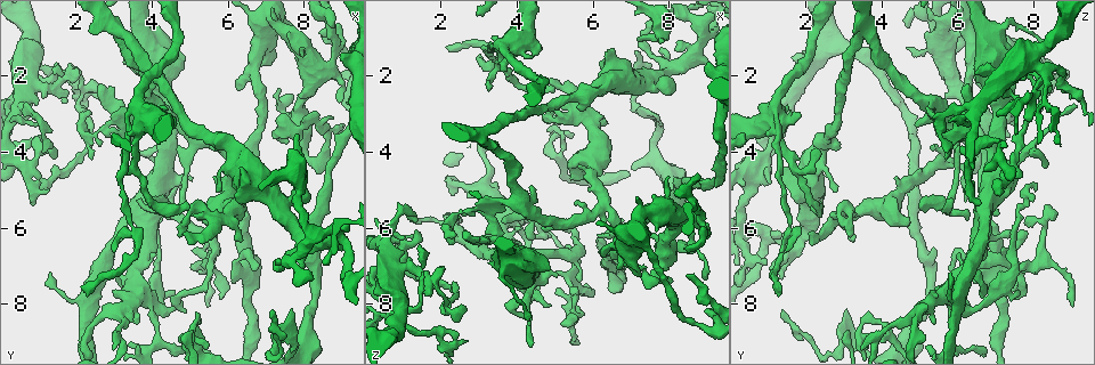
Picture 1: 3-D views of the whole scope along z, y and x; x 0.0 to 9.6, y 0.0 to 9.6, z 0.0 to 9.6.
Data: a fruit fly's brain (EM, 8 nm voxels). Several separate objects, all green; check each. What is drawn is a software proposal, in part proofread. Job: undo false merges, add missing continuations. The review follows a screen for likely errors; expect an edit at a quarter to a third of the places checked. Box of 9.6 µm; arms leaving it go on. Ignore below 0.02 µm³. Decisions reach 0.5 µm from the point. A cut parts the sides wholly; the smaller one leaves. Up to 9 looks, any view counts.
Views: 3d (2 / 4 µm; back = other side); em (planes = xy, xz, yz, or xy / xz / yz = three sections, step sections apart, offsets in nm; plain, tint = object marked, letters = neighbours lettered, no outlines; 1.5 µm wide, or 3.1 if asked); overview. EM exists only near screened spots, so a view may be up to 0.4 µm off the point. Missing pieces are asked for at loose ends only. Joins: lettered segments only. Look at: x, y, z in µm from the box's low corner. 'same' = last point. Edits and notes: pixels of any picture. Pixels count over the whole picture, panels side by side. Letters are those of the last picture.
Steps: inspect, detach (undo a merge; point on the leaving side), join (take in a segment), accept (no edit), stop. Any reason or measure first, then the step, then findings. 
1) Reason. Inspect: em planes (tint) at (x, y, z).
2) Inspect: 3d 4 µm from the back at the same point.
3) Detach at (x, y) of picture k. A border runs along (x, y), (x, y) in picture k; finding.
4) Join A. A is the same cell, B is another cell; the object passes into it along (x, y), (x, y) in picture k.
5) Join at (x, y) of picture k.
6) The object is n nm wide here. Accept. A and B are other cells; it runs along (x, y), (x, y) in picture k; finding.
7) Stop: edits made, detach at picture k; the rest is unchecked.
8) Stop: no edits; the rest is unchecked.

Inspect: 3d 4 µm at (4.60, 3.30, 1.25).

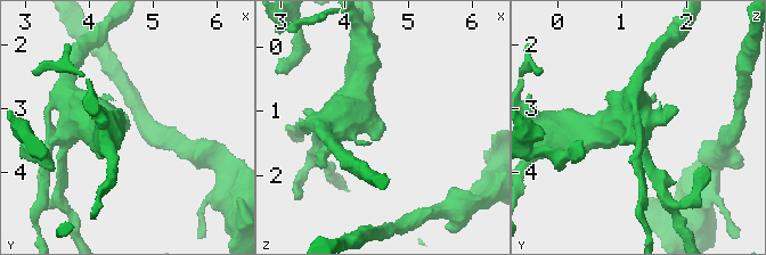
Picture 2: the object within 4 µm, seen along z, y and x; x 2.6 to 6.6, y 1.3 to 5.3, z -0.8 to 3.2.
Shape alone is not enough. Inspect: em planes (letters) at (4.60, 3.30, 1.30).

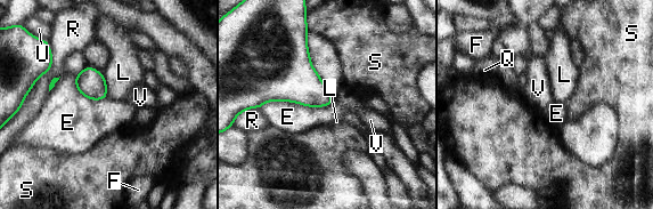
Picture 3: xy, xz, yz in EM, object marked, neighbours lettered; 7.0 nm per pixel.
Accept. E, F, L, Q, R, S, U and V are other cells; no lettered segment goes on from it.

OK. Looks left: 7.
Free end. Inspect: 3d 2 µm at (2.15, 7.55, 1.20).

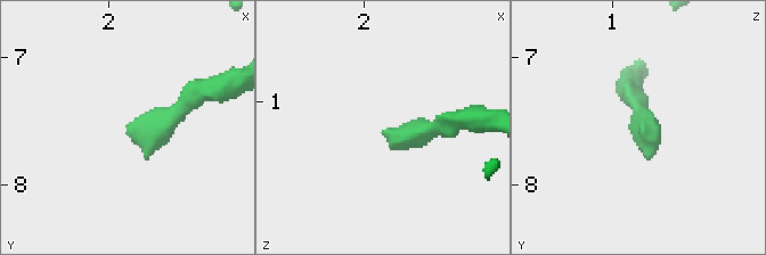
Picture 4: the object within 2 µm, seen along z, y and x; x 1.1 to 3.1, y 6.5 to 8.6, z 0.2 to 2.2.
Need the tissue. Inspect: em yz step 4 (letters) at (2.12, 7.60, 1.22).

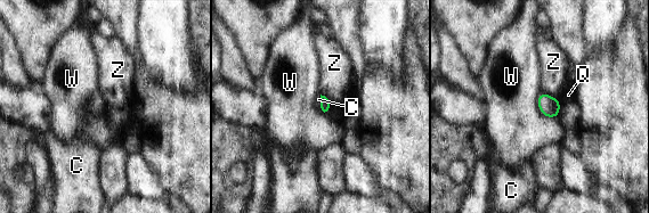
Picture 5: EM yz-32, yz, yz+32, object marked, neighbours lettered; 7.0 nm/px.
Inspect: em planes (letters) at the same point.

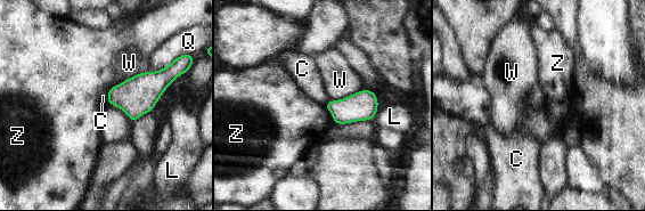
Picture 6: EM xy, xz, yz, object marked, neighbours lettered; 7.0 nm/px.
Accept. C, L, Q, W and Z are other cells; a border runs along (109, 89), (106, 100) in picture 6; none of them fits.

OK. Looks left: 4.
Branch stops here. Inspect: 3d 2 µm at (7.15, 4.90, 1.05).

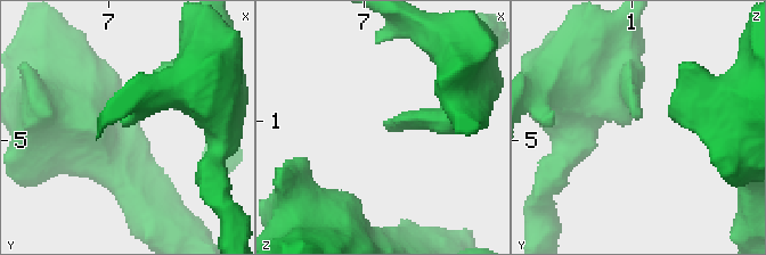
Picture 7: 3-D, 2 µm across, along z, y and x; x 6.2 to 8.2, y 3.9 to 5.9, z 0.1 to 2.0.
Shape alone is not enough. Inspect: em planes (letters) at (7.18, 4.82, 1.06).

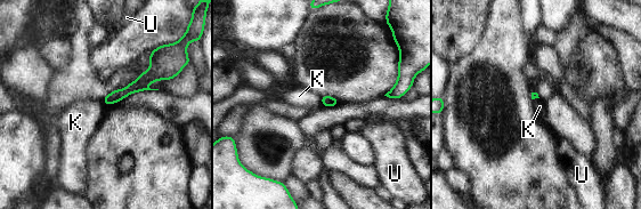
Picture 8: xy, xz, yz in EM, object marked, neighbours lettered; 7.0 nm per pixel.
The longest contact is with K, 70 nm. Accept. K and U are other cells; it runs along (155, 61), (137, 86), (106, 102) in picture 8; no lettered segment goes on from it.

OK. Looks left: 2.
Stop: no edits; the rest is unchecked.

